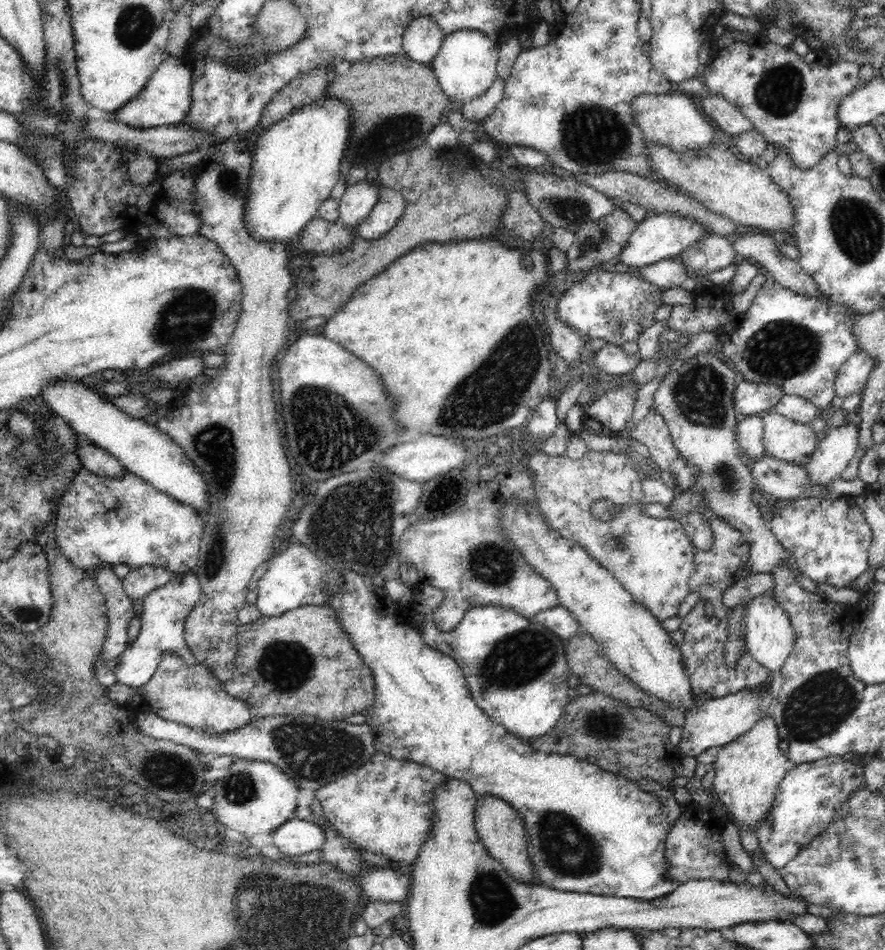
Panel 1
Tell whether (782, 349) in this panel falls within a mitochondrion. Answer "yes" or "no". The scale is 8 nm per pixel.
yes

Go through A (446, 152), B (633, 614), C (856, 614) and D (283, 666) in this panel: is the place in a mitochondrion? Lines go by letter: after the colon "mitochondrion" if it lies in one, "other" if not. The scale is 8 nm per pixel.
A: other
B: other
C: other
D: mitochondrion

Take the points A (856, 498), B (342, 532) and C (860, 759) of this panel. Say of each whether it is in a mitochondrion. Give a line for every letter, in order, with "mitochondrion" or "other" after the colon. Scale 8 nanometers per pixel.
A: other
B: mitochondrion
C: other

